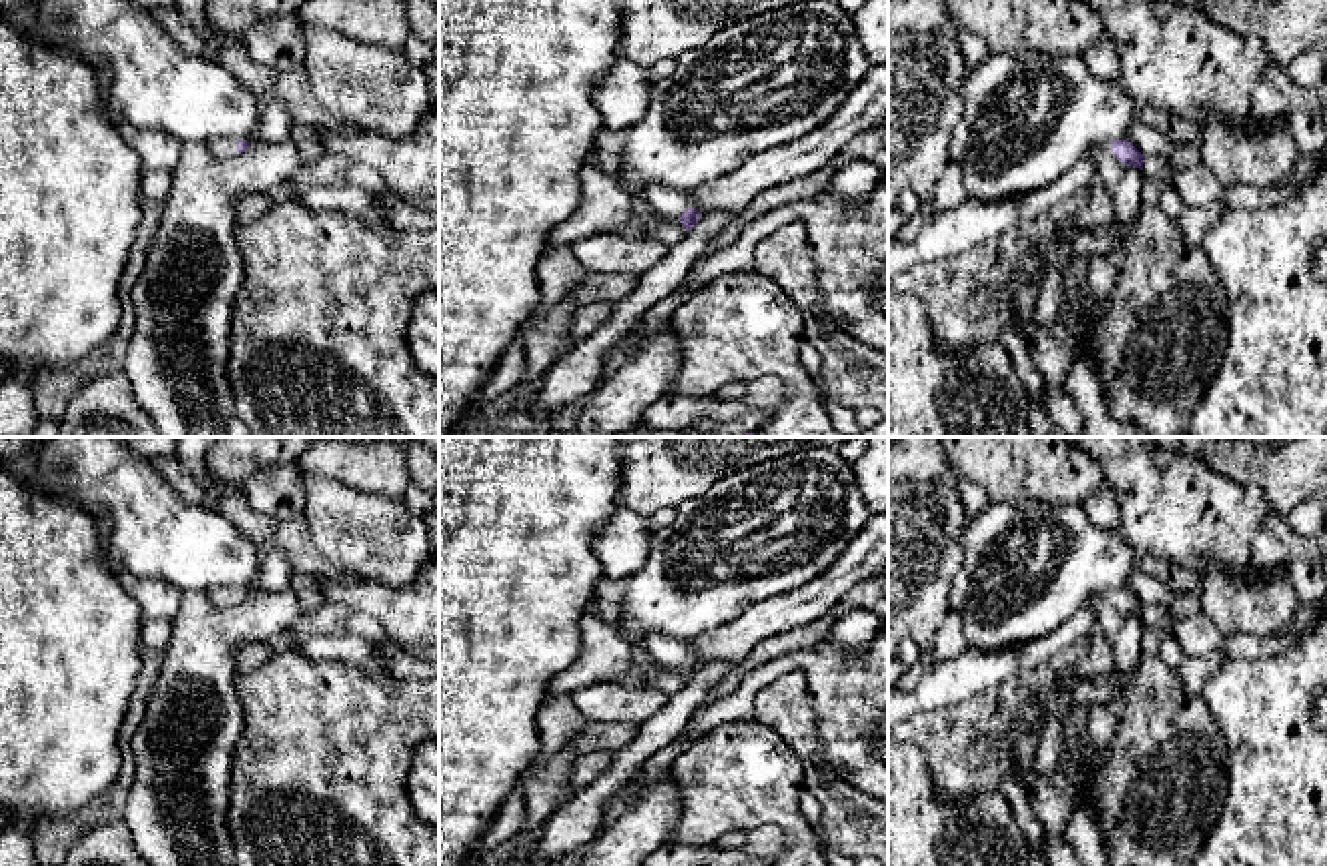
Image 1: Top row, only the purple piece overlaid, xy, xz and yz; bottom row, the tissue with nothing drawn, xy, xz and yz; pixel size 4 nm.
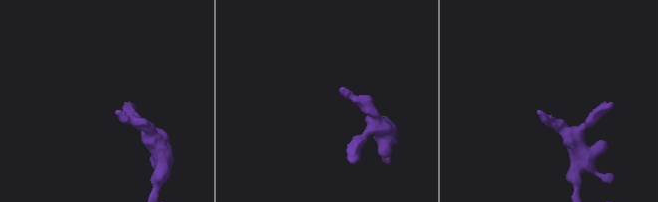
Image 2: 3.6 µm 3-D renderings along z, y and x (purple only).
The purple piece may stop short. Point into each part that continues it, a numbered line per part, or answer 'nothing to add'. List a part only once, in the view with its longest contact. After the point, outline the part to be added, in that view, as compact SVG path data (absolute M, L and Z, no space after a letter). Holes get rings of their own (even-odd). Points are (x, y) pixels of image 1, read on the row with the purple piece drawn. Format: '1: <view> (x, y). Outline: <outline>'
1: xy (219, 147). Outline: M212 138L206 142L214 158L233 158L237 156L237 140L233 138Z

